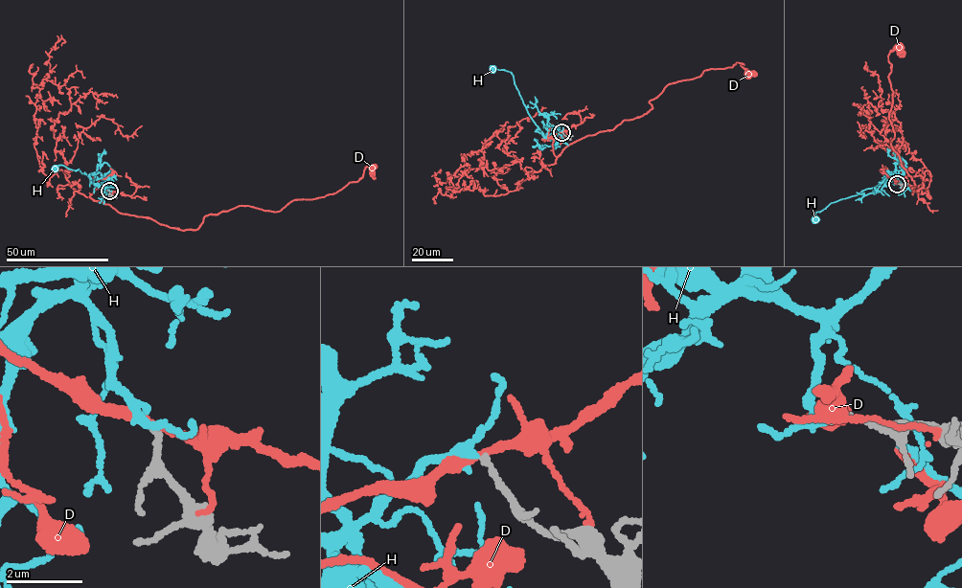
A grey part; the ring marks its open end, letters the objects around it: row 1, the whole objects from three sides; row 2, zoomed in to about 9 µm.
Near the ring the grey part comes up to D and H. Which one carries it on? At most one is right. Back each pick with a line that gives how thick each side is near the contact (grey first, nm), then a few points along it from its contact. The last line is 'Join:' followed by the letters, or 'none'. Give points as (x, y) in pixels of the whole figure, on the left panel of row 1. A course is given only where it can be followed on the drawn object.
H: Thickness 150 nm (grey) against 200 nm. Its course: (109, 191), (99, 171), (87, 175), (79, 169), (59, 165), (55, 169)
Join: H

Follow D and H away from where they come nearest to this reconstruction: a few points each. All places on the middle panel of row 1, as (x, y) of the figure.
D: (562, 132), (551, 137), (556, 156), (587, 136), (641, 117), (667, 85), (737, 62), (747, 75)
H: (561, 131), (555, 135), (540, 132), (528, 114), (513, 75), (492, 69)

